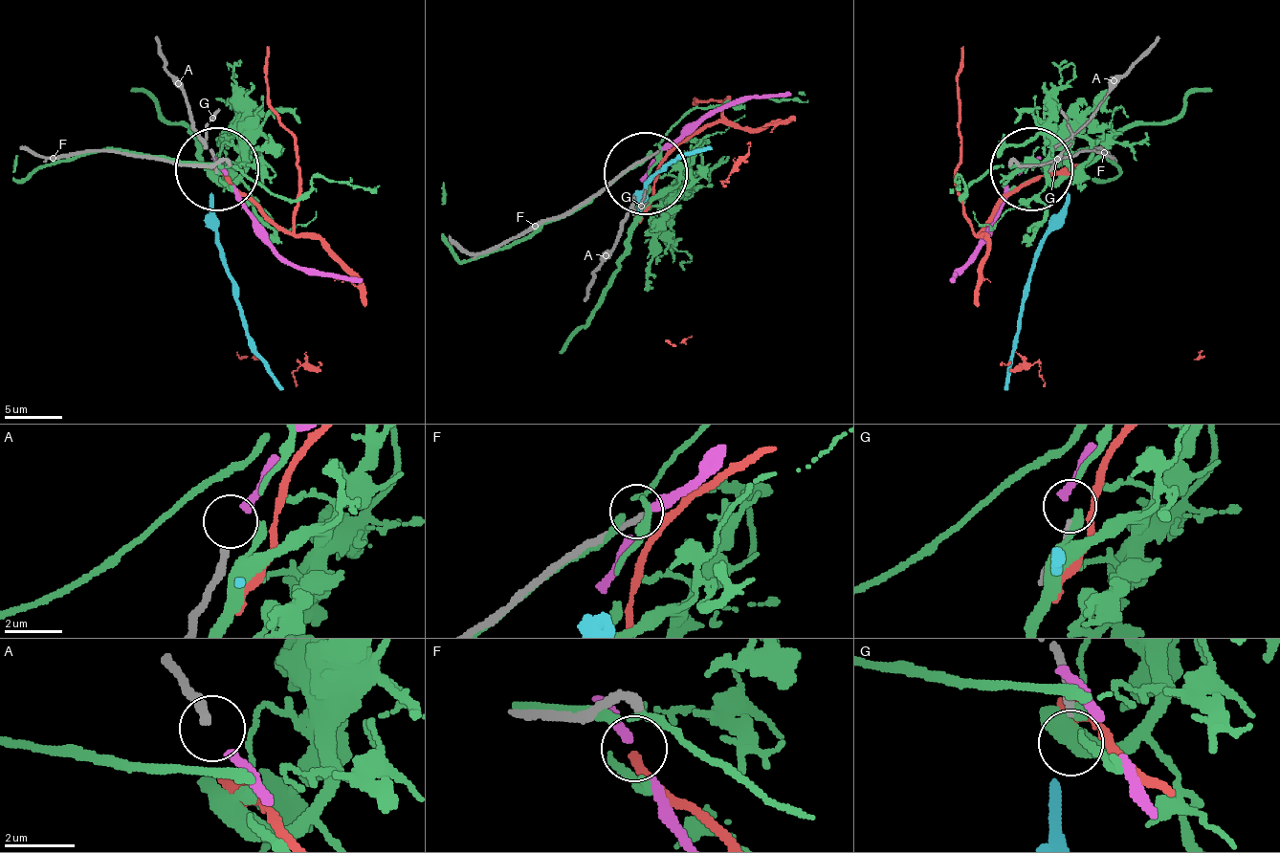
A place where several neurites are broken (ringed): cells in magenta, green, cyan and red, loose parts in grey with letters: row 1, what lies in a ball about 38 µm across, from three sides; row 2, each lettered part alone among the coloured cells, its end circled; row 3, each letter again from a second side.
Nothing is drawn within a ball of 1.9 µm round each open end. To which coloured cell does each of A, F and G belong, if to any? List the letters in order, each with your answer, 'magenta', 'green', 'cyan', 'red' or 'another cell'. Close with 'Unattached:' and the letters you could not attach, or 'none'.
A: another cell
F: another cell
G: another cell
Unattached: A, F, G

